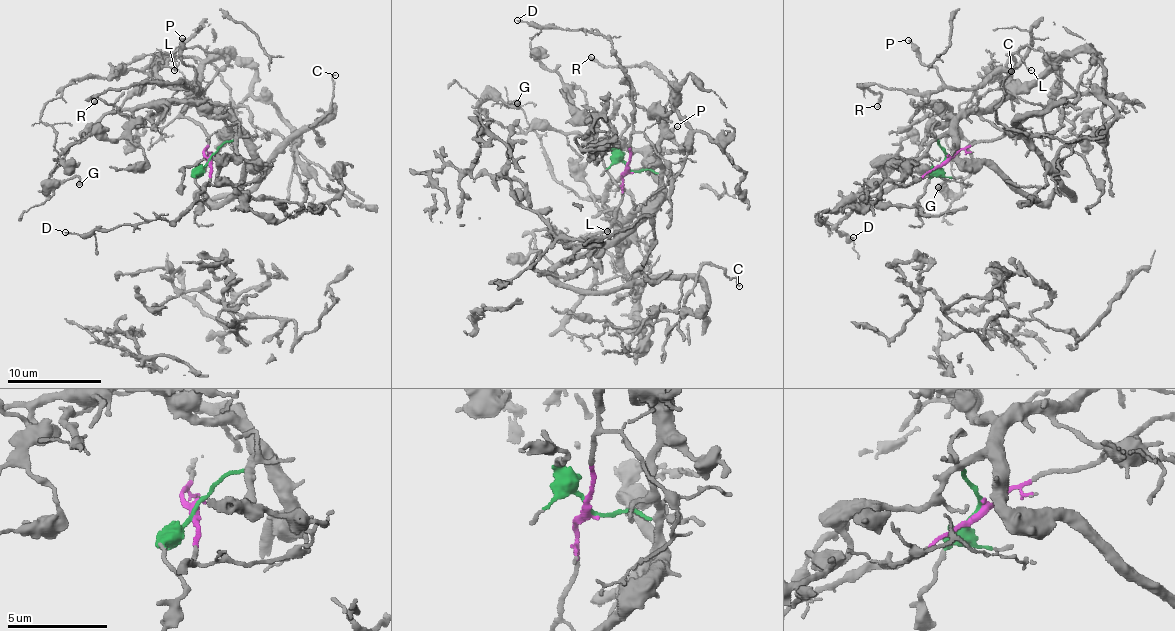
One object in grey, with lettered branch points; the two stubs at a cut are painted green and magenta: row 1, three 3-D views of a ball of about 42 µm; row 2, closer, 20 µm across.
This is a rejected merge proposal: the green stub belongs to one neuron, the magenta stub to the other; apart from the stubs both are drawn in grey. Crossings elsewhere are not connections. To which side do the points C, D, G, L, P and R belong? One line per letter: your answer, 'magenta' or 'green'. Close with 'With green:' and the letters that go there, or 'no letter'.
C: green
D: magenta
G: green
L: magenta
P: green
R: green
With green: C, G, P, R

